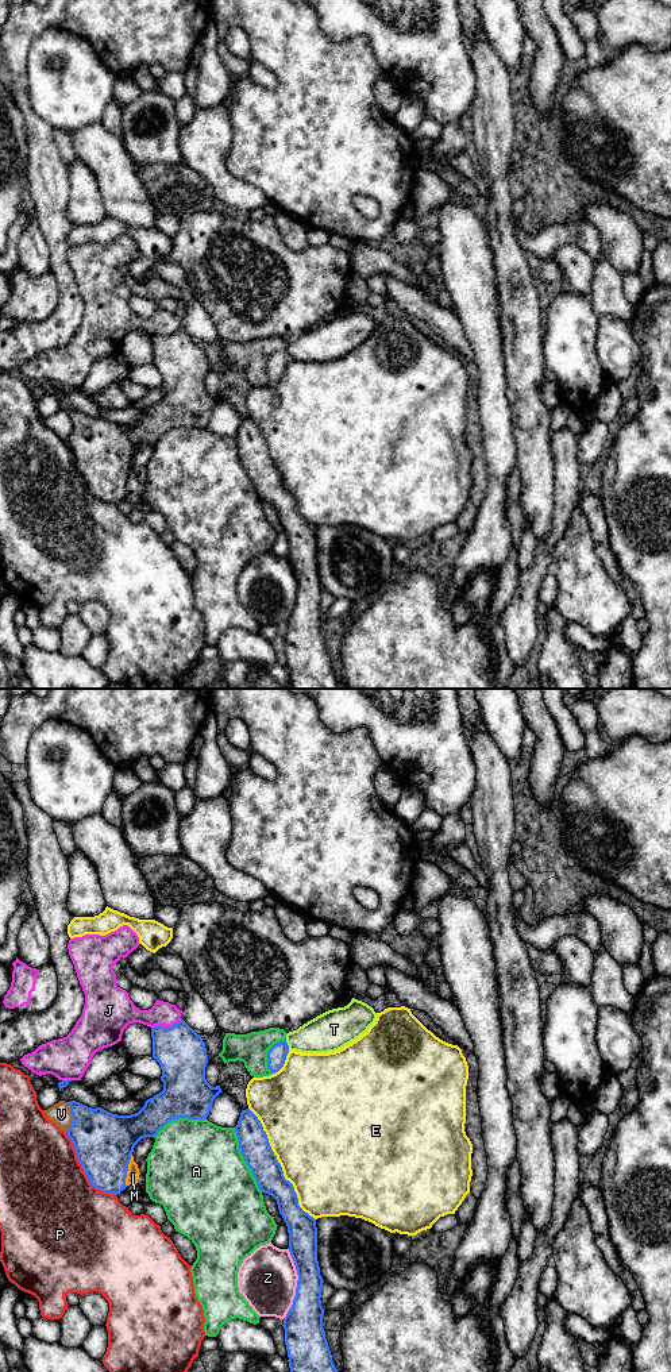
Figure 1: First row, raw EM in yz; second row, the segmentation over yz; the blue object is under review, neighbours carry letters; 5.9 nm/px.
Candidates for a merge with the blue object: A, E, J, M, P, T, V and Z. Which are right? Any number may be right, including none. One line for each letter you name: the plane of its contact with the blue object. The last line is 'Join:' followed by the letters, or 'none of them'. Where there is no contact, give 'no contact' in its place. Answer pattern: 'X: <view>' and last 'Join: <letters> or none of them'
Join: none of them

